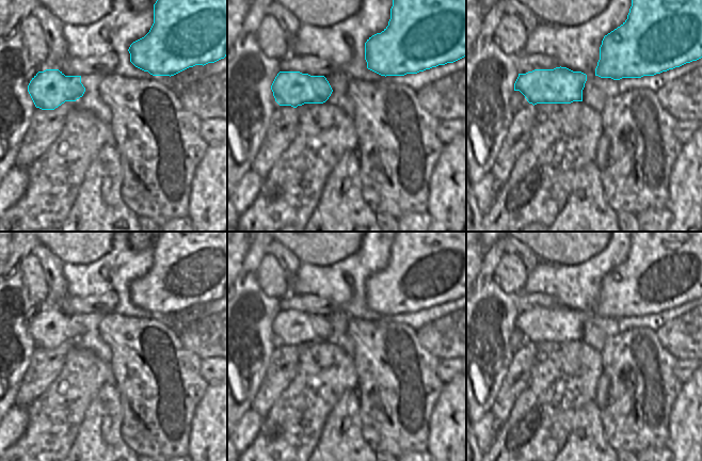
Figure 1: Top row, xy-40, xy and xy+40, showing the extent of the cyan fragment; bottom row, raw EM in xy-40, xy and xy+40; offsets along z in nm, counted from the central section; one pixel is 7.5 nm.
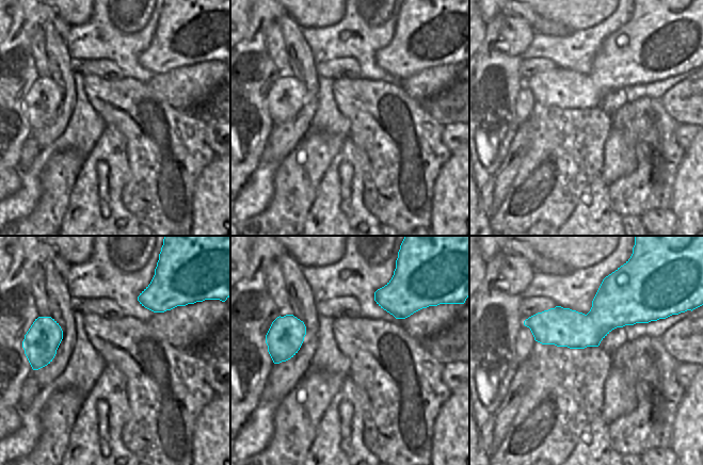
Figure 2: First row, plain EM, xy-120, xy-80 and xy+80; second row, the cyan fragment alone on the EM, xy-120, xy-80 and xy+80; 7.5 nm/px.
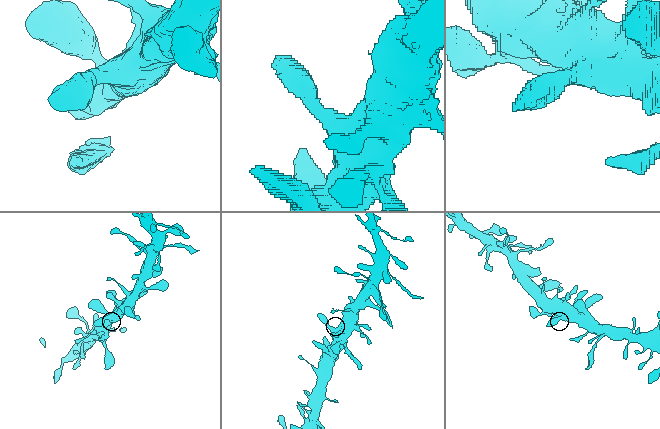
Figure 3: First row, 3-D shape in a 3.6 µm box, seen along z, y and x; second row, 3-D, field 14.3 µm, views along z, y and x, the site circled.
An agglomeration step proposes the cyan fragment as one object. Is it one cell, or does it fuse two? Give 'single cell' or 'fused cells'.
single cell

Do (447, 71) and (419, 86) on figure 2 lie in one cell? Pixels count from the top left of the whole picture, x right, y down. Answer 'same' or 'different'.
same

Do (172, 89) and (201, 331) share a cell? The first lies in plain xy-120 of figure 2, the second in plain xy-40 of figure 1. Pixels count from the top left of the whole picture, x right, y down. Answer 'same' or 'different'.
different

